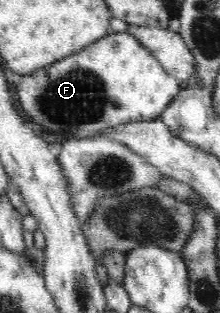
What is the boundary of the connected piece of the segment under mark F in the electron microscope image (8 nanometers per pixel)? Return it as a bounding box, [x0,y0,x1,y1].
[16,32,181,138]

